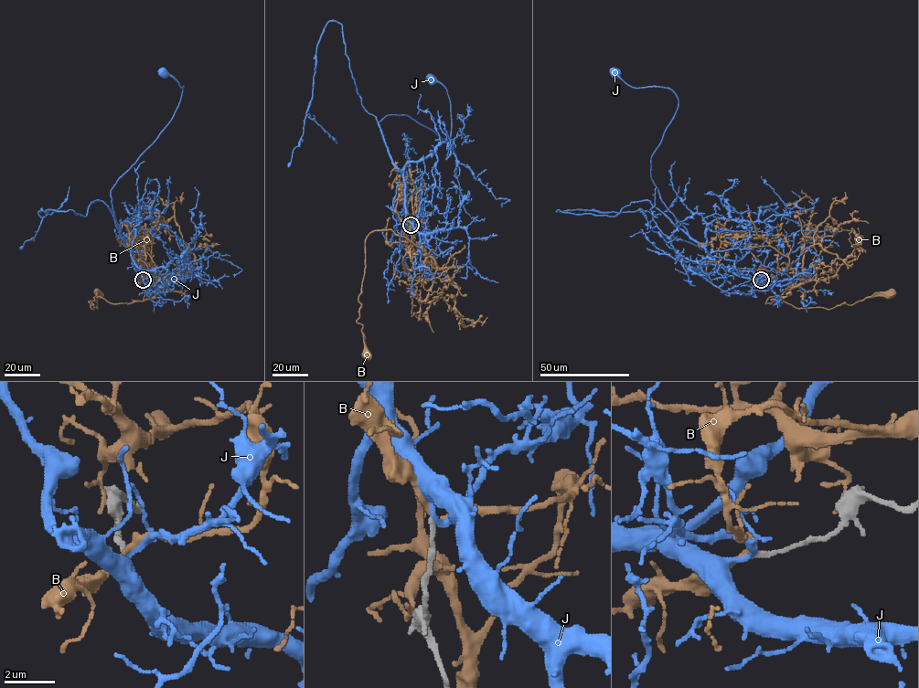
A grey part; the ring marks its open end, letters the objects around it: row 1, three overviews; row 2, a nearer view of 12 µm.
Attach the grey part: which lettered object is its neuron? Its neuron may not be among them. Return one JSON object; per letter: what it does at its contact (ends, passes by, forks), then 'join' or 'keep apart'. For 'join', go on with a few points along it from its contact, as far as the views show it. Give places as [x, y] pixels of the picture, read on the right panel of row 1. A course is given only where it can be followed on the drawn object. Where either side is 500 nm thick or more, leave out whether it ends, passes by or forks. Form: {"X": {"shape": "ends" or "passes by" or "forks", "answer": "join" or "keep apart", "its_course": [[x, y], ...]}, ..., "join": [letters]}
{"B": {"shape": "passes by", "answer": "keep apart"}, "J": {"shape": "forks", "answer": "keep apart"}, "join": []}

